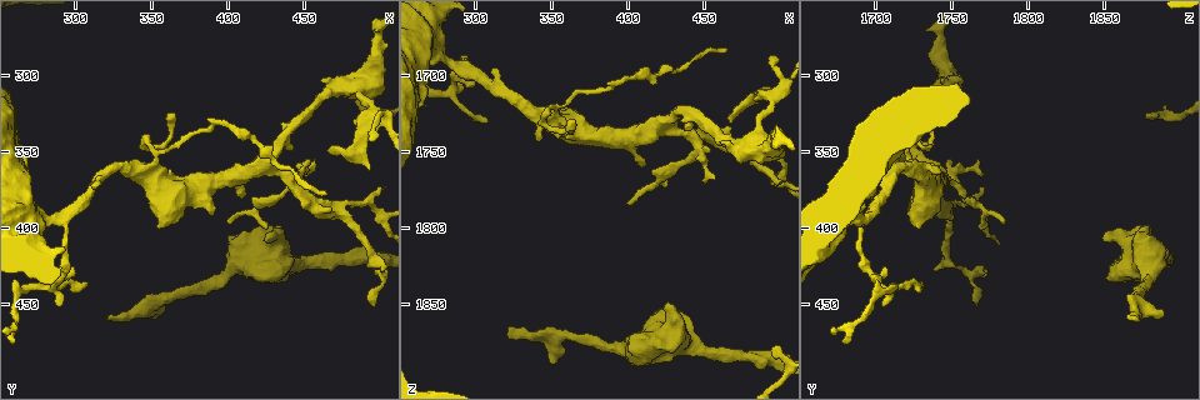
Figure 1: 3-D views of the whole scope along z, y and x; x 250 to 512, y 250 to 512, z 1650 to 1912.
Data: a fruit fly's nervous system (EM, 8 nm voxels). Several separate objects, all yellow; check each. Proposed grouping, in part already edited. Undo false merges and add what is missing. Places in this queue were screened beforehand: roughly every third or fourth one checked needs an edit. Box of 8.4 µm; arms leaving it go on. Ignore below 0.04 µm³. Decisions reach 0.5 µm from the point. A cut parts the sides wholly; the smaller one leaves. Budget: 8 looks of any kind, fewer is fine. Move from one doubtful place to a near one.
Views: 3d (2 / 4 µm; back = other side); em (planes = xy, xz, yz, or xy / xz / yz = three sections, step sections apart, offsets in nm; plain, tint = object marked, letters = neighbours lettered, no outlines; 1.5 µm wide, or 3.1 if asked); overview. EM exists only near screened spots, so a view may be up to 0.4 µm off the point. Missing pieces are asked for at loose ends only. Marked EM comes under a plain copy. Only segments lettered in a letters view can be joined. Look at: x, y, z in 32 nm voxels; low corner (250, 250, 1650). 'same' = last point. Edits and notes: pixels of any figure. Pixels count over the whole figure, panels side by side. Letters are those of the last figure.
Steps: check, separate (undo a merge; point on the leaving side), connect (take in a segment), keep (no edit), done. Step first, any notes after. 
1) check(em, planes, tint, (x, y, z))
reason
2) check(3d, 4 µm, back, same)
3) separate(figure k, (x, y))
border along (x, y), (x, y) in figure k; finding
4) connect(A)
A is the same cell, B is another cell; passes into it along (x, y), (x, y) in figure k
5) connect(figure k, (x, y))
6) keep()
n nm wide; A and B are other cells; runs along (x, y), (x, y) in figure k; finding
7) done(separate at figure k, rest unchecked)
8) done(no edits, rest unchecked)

check(3d, 4 µm, (352, 356, 1722))
thin arm on a thick one

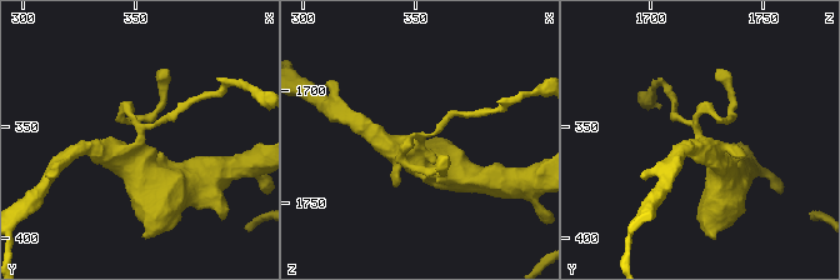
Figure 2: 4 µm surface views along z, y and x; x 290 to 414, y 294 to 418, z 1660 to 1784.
check(em, xz, step 8, tint, (352, 356, 1720))

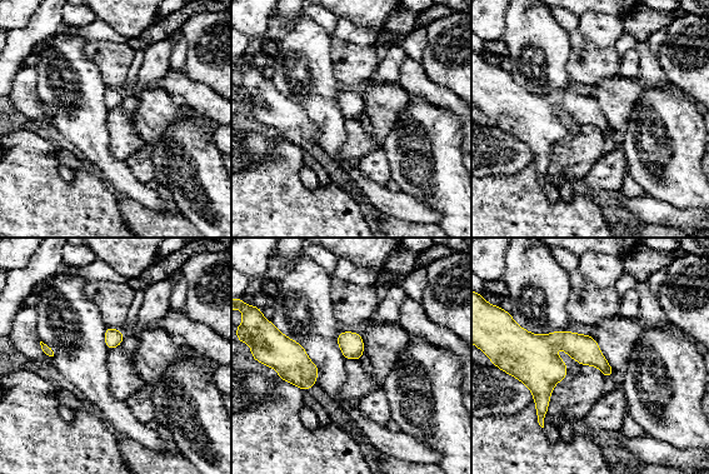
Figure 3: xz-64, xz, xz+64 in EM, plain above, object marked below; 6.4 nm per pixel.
check(em, planes, letters, same)

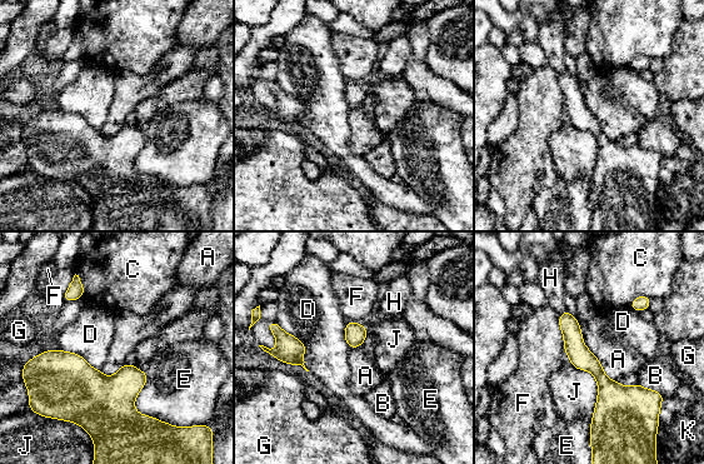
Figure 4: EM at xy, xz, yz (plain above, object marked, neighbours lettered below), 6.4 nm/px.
keep()
140 nm wide; A, B, C, D, E, F, G, H, J and K are other cells; border along (558, 315), (564, 350) in figure 4; one neuron here

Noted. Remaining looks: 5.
check(3d, 4 µm, (410, 380, 1758))
free end

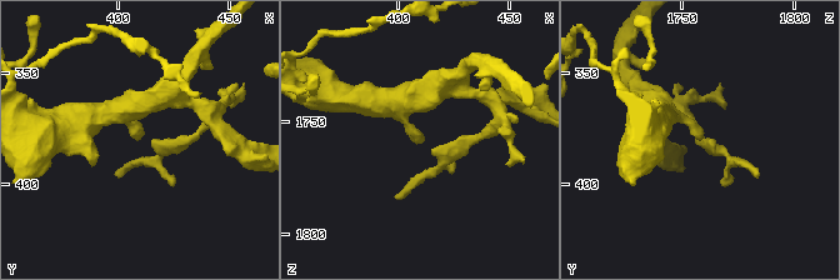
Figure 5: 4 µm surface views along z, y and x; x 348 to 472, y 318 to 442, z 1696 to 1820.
check(em, planes, tint, (410, 380, 1758))

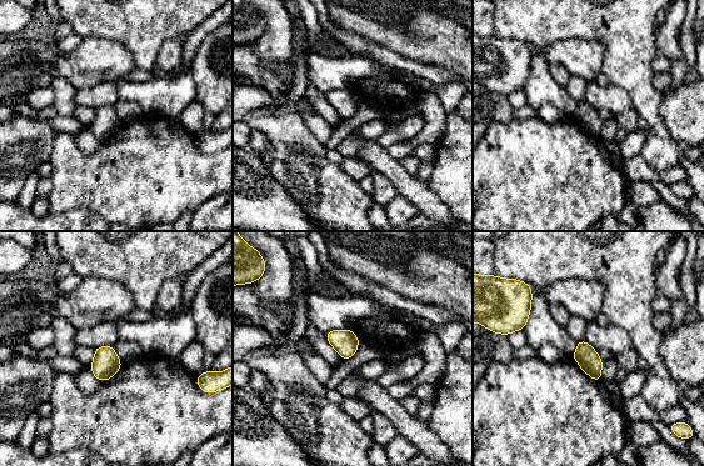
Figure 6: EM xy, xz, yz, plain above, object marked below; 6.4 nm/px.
check(em, planes, letters, same)

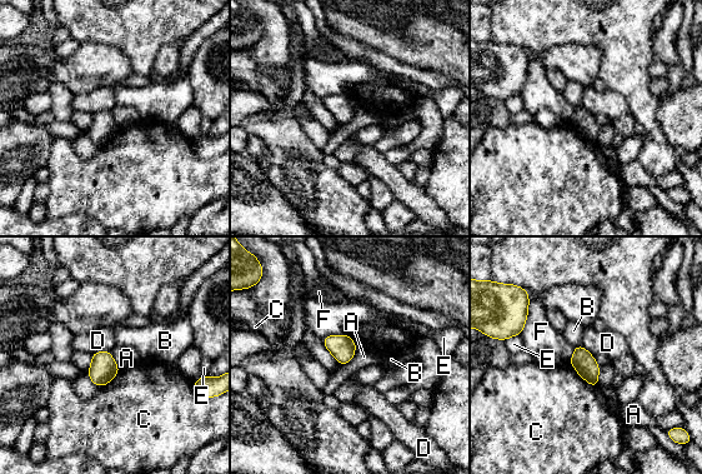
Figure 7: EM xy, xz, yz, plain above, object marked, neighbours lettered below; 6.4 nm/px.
keep()
C touches over 240 nm; A, B, C, D, E and F are other cells; border along (567, 362), (593, 388) in figure 7; no lettered segment goes on from it

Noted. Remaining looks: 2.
check(em, xy, step 8, letters, (494, 342, 1686))
tapers out

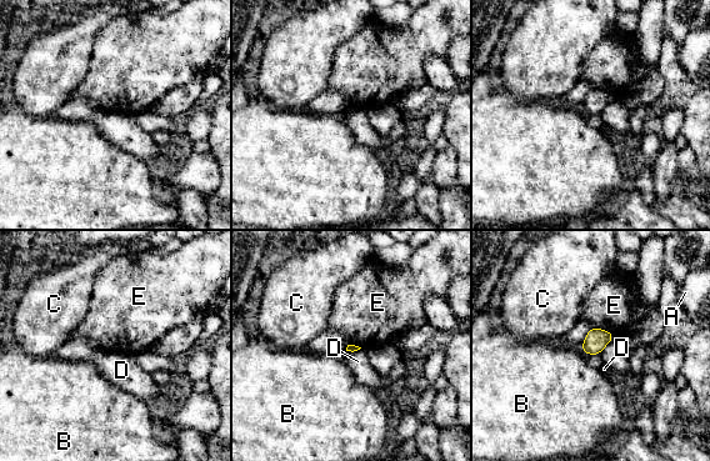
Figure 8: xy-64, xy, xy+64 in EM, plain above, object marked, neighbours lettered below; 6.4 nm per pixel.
check(em, xz, step 4, letters, same)

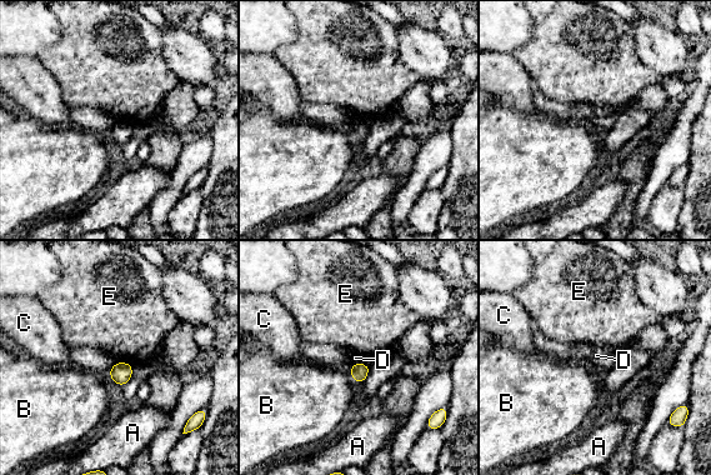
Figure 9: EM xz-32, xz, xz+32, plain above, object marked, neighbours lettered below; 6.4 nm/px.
keep()
A, B, C, D and E are other cells; border along (115, 361), (125, 361), (131, 365) in figure 9; none of them fits

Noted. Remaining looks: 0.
done(no edits, rest unchecked)

